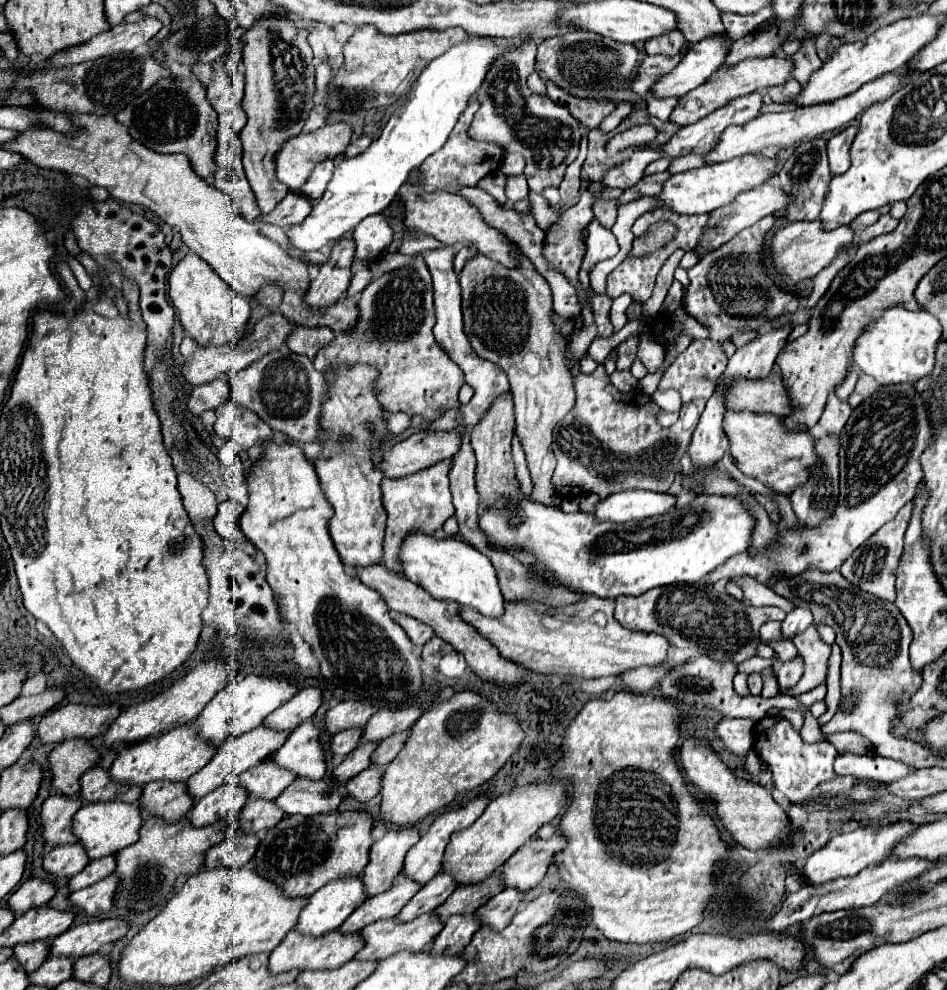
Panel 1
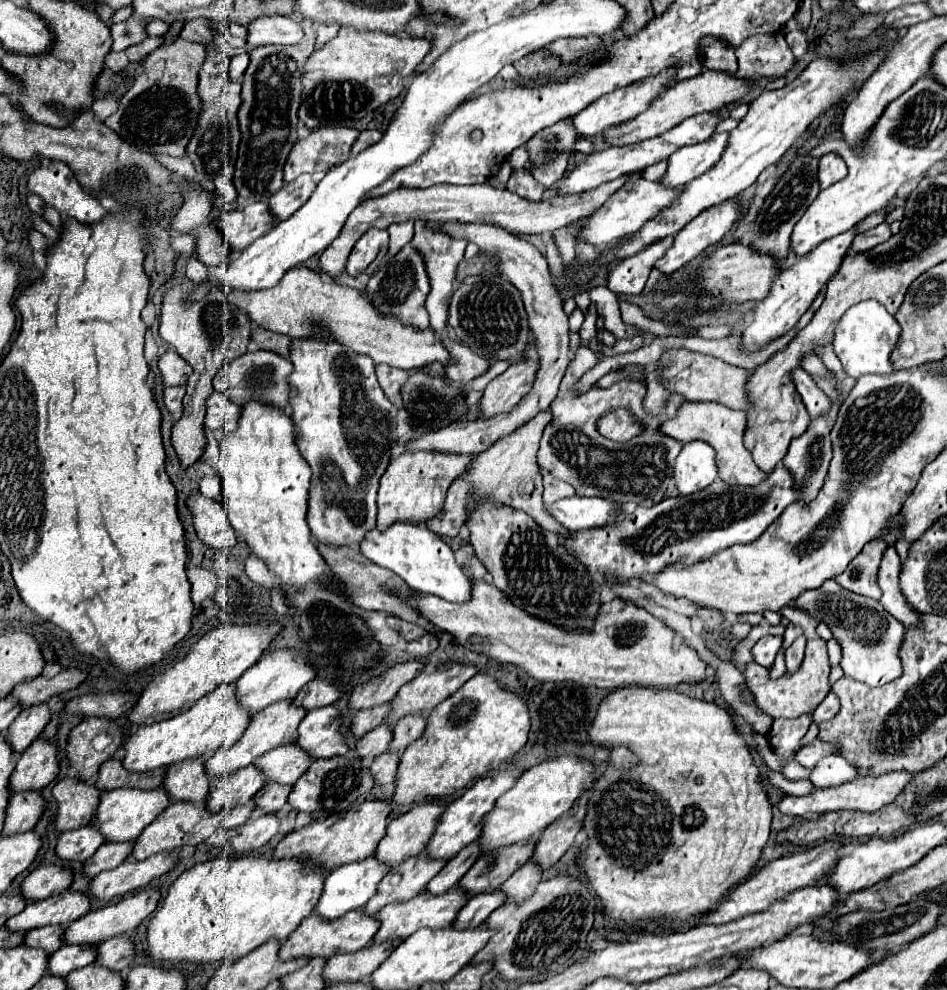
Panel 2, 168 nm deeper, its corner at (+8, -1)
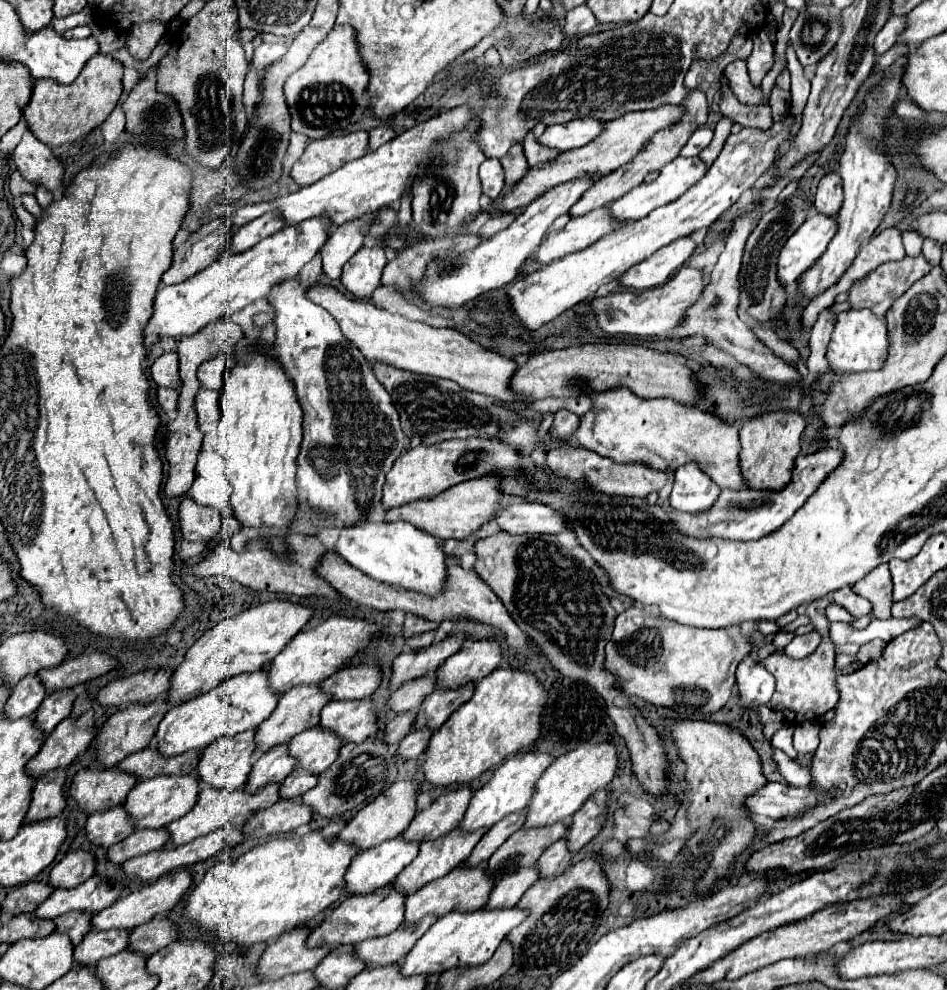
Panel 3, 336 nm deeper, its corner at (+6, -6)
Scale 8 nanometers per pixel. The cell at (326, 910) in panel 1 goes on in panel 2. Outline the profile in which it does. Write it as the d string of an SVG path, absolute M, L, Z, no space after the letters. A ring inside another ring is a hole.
M367 858L367 860L361 860L361 862L353 862L353 864L345 864L345 866L339 866L335 870L331 870L325 878L325 886L323 886L323 892L321 892L321 898L319 902L315 904L315 914L321 916L323 920L335 920L335 918L341 918L345 916L347 912L351 910L359 910L367 904L367 900L375 894L377 890L377 884L381 882L381 878L389 872L389 866L381 864L381 862L375 862L375 858Z

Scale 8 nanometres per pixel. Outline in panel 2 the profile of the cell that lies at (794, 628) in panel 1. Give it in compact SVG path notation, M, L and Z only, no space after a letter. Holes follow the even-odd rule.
M763 636L755 646L753 646L753 656L755 656L755 662L759 662L761 666L769 668L779 652L783 644L783 636Z

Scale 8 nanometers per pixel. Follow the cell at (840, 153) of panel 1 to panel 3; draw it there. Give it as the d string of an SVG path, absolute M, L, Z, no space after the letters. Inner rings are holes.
M827 173L815 193L815 211L827 217L835 217L843 205L843 181L839 173Z

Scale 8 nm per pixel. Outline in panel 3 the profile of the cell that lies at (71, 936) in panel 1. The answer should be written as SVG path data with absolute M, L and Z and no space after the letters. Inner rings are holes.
M189 869L171 871L165 877L153 881L153 883L145 883L145 885L141 885L141 889L127 893L125 897L115 901L111 907L103 909L101 913L95 913L93 927L95 927L95 931L107 931L107 929L133 929L137 925L143 925L143 923L151 921L153 917L161 915L163 911L171 911L181 901L181 897L187 893L191 883L193 883L193 875Z

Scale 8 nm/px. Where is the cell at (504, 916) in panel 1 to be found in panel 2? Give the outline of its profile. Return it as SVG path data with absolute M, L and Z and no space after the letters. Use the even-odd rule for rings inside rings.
M527 862L507 882L501 884L501 890L507 896L507 902L523 902L527 896L535 892L541 878L543 878L543 870Z

